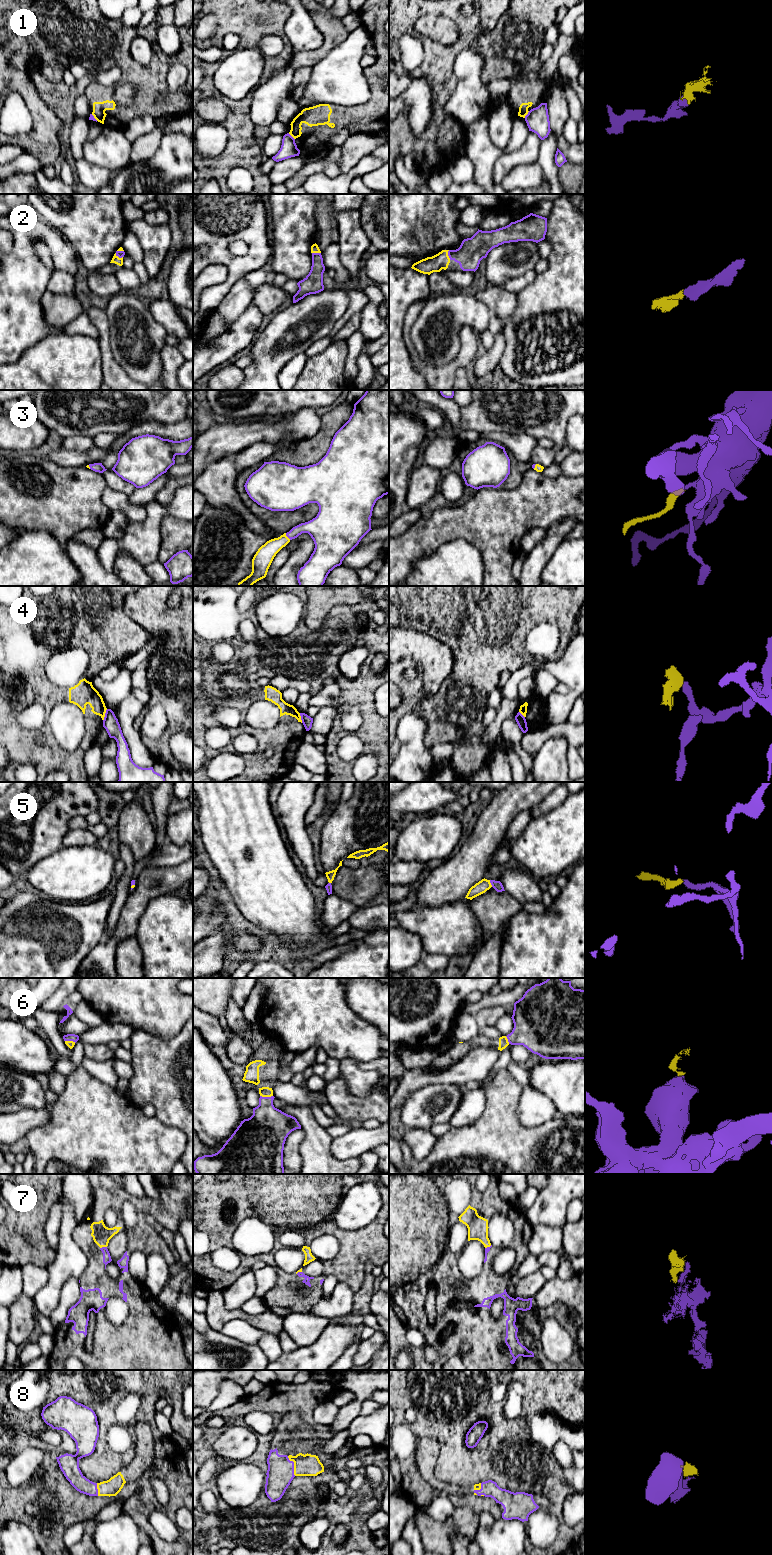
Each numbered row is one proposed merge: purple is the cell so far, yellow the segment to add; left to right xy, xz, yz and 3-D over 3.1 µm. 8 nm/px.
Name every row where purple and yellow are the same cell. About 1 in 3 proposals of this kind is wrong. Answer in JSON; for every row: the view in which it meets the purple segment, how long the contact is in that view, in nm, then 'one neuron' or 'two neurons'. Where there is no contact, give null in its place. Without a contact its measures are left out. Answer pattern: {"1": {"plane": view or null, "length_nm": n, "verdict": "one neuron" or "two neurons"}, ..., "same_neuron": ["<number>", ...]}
{"1": {"plane": "yz", "length_nm": 70, "verdict": "two neurons"}, "2": {"plane": "yz", "length_nm": 80, "verdict": "one neuron"}, "3": {"plane": "xz", "length_nm": 70, "verdict": "one neuron"}, "4": {"plane": "xy", "length_nm": 100, "verdict": "two neurons"}, "5": {"plane": "yz", "length_nm": 60, "verdict": "one neuron"}, "6": {"plane": "xz", "length_nm": 100, "verdict": "one neuron"}, "7": {"plane": "xy", "length_nm": 60, "verdict": "one neuron"}, "8": {"plane": "xz", "length_nm": 170, "verdict": "one neuron"}, "same_neuron": ["2", "3", "5", "6", "7", "8"]}

